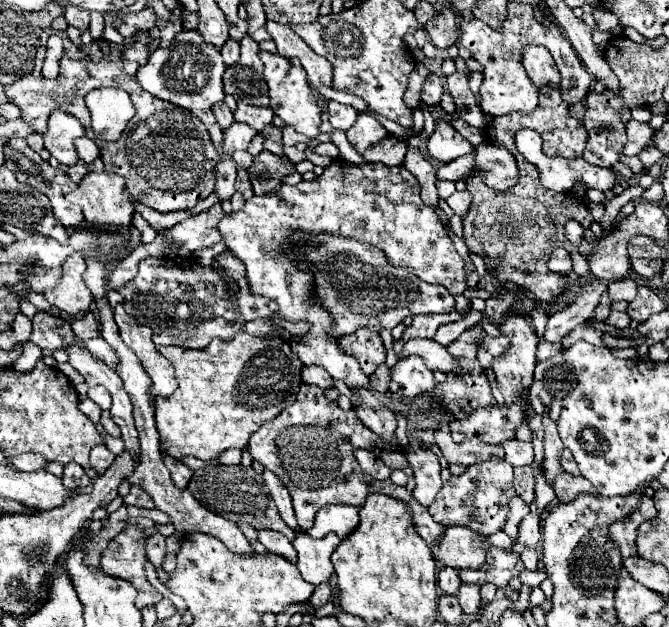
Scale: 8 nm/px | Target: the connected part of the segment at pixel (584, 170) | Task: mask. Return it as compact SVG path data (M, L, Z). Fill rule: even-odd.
M544 156L540 168L540 182L544 188L554 192L568 192L576 184L584 184L586 190L598 188L602 192L614 188L616 174L610 168L600 168L588 164L584 158L562 158L562 156Z

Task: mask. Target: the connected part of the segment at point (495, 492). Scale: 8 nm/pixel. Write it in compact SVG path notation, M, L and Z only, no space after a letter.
M488 460L470 466L462 476L450 476L448 482L436 494L428 512L432 518L444 526L468 526L482 536L490 536L502 530L508 514L508 504L516 496L512 486L514 474L508 462Z

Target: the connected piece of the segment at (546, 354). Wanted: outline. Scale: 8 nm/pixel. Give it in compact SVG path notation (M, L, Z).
M540 342L538 344L538 362L548 360L550 356L554 356L558 352L562 352L562 344L560 342L556 342L556 344L552 344L552 342Z

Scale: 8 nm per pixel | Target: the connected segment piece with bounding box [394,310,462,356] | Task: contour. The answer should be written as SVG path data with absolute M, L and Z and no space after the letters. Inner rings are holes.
M450 310L448 314L422 314L422 316L414 316L412 326L406 328L402 342L394 344L394 352L396 356L400 356L400 348L404 346L404 340L410 340L414 336L420 338L432 338L438 330L438 326L442 324L450 324L450 322L458 322L462 318L462 314L458 310Z

